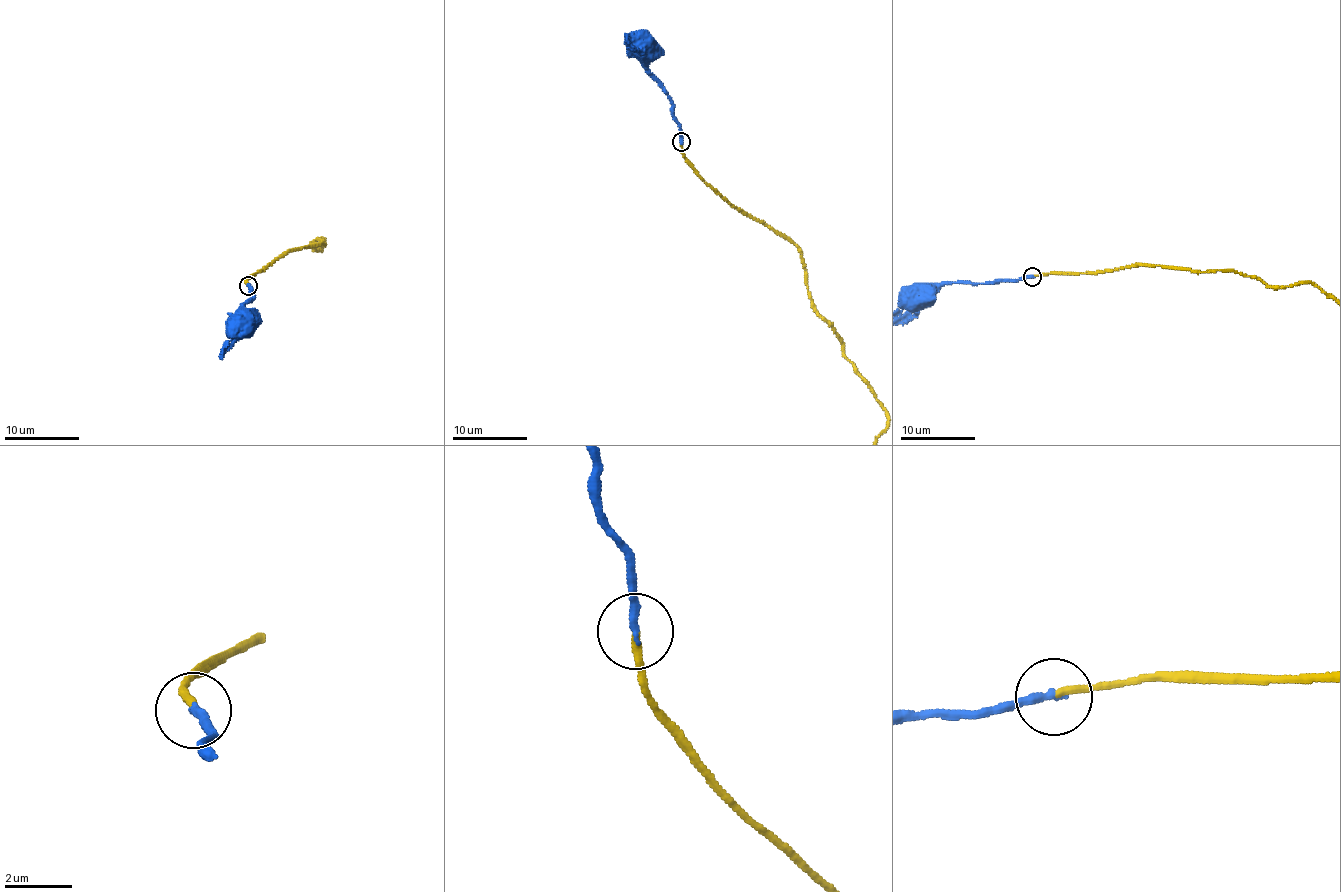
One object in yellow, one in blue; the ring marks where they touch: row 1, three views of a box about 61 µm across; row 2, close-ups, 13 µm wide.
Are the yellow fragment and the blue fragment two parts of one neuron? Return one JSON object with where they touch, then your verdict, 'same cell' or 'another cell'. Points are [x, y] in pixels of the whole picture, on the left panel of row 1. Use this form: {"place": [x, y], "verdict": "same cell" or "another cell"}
{"place": [248, 285], "verdict": "same cell"}

